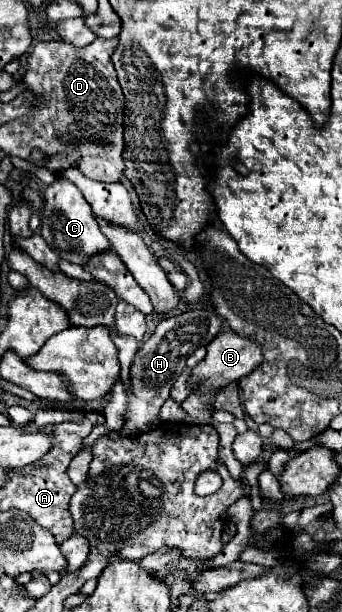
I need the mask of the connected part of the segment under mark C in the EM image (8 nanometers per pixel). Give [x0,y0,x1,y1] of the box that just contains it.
[41,177,109,265]

